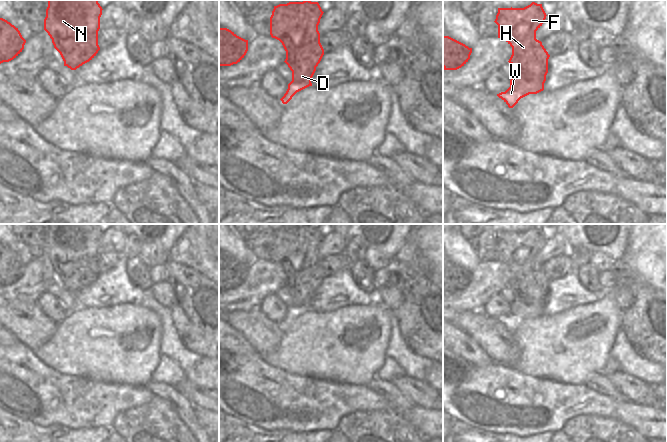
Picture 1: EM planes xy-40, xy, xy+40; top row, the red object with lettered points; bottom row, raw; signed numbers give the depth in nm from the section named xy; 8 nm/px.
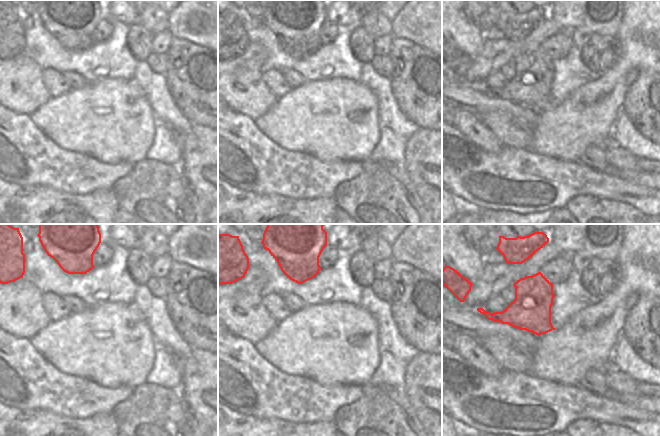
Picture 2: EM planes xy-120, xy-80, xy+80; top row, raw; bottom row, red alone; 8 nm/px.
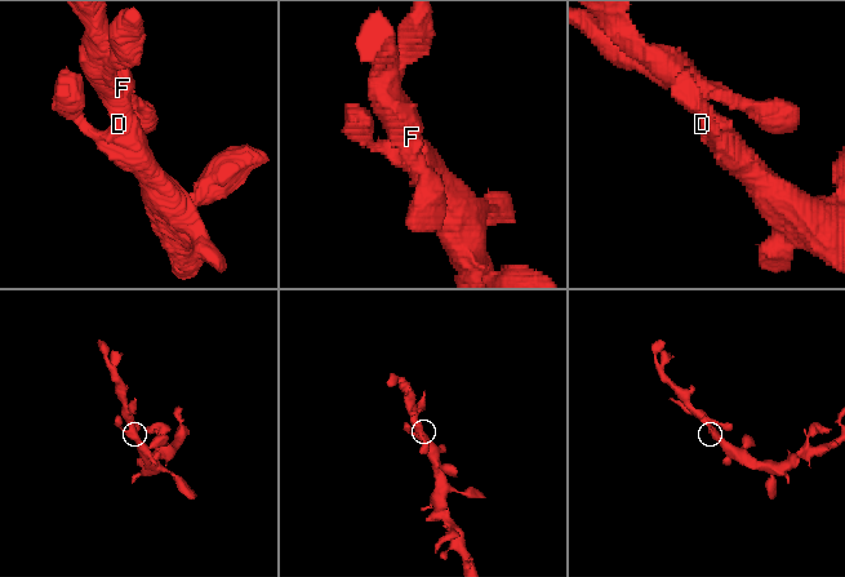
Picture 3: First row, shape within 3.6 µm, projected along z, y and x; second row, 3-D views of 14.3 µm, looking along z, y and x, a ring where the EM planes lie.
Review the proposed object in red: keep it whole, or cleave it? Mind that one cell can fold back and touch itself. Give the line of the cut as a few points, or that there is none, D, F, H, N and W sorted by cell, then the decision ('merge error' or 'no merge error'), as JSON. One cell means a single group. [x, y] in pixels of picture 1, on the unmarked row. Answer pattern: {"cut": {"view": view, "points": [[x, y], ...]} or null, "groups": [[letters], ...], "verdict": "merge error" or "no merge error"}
{"cut": null, "groups": [["D", "F", "H", "N", "W"]], "verdict": "no merge error"}

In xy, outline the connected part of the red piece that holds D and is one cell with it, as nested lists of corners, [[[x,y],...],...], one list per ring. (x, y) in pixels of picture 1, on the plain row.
[[[310,224],[274,230],[270,259],[282,267],[286,275],[284,286],[292,295],[292,305],[280,323],[283,328],[297,316],[312,310],[311,303],[324,279],[318,255],[323,237],[319,227]]]

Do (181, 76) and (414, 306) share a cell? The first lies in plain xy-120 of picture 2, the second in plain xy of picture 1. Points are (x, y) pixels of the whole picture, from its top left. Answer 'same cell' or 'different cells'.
same cell

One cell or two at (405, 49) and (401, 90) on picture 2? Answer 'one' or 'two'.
one

